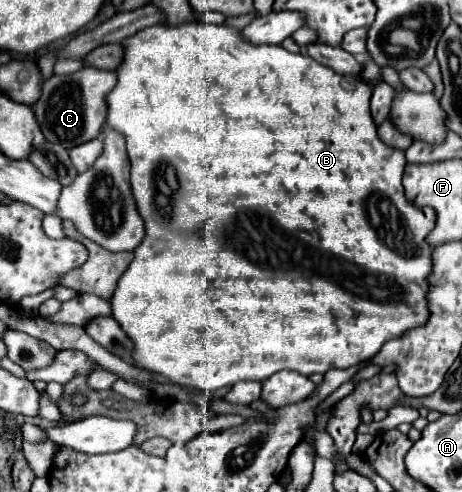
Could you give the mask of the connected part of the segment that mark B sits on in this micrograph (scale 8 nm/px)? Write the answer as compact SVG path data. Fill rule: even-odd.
M194 19L178 27L154 25L120 43L124 45L124 59L116 69L116 87L106 95L106 125L126 139L132 163L132 193L146 223L146 237L134 249L134 259L122 273L110 303L112 317L134 343L132 361L136 367L160 373L186 389L214 393L230 389L238 381L264 381L282 369L312 375L336 367L354 367L372 359L386 341L428 321L424 299L428 291L426 279L432 271L432 247L426 243L426 235L432 231L434 211L416 209L406 201L402 191L406 157L404 151L388 149L378 139L370 115L370 85L354 75L334 73L312 57L290 53L282 45L252 45L244 41L238 29L224 23L210 25Z

